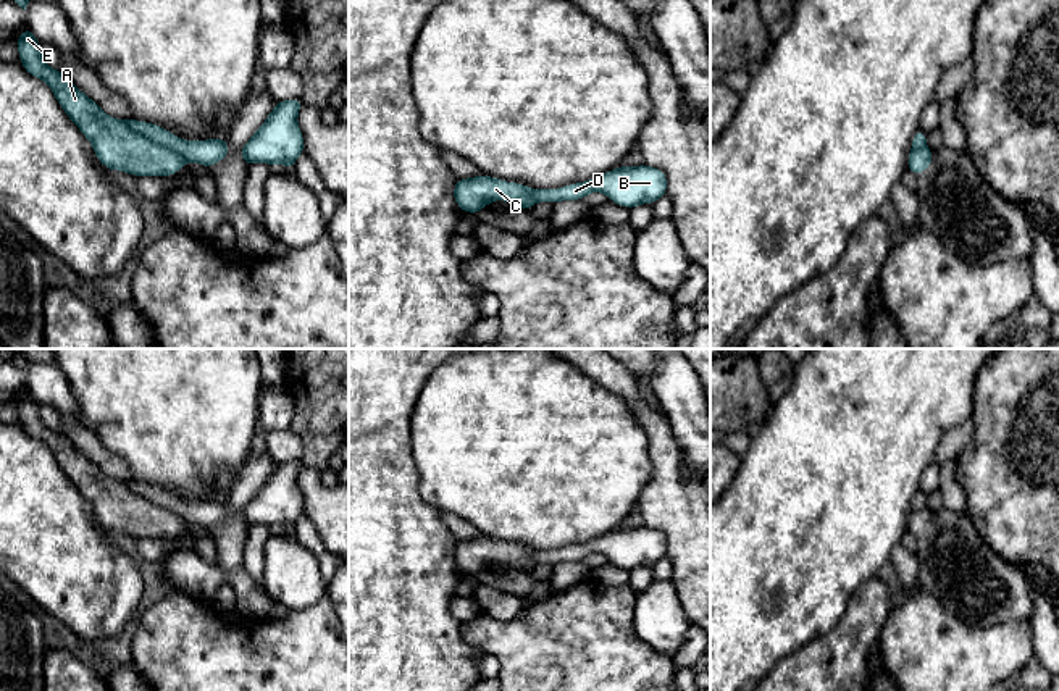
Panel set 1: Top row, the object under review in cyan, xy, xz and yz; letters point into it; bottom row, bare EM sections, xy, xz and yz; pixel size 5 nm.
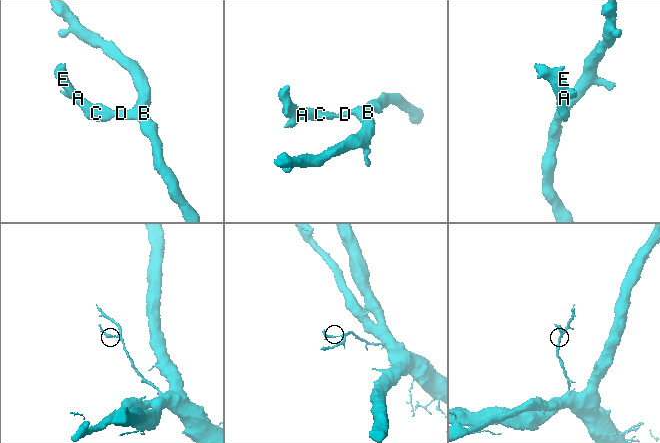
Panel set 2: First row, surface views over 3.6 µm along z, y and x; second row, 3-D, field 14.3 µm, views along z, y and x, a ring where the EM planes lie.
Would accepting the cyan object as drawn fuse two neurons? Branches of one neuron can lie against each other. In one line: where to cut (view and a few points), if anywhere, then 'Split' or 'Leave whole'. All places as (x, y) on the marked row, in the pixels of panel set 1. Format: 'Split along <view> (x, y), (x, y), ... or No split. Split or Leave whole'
Split along xy (125, 121), (139, 133), (173, 149), (188, 162). Split

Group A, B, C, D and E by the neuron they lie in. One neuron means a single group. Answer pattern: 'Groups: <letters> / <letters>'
Groups: A C E / B D

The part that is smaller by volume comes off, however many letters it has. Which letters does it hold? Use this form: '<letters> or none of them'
A, C, E

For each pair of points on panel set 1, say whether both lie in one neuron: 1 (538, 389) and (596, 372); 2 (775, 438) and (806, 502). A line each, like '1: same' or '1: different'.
1: different
2: same

